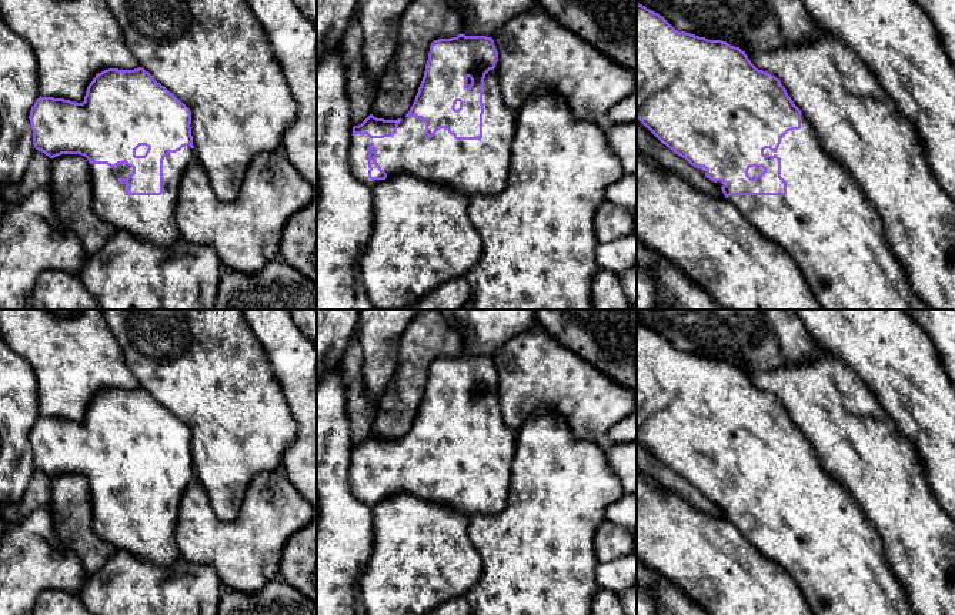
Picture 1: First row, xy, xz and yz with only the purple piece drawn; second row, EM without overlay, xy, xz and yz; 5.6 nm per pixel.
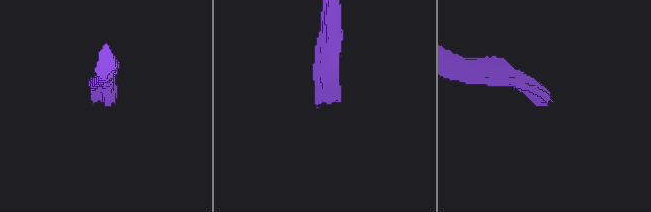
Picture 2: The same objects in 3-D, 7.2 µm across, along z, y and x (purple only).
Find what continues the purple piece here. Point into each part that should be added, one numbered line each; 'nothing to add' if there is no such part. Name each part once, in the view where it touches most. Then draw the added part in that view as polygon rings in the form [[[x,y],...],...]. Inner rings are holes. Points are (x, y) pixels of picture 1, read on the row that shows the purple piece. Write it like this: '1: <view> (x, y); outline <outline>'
1: xy (152, 219); outline [[[188,146],[164,157],[161,195],[126,195],[128,185],[118,181],[133,173],[127,164],[114,168],[90,164],[94,213],[143,241],[161,247],[173,244],[180,237],[176,220],[180,181],[194,161],[194,148]]]

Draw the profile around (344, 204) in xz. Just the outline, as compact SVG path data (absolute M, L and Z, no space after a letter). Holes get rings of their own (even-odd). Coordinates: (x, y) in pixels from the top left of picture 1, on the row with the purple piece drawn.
M337 47L317 63L317 310L374 310L358 277L358 260L373 234L373 191L350 167L353 127Z

